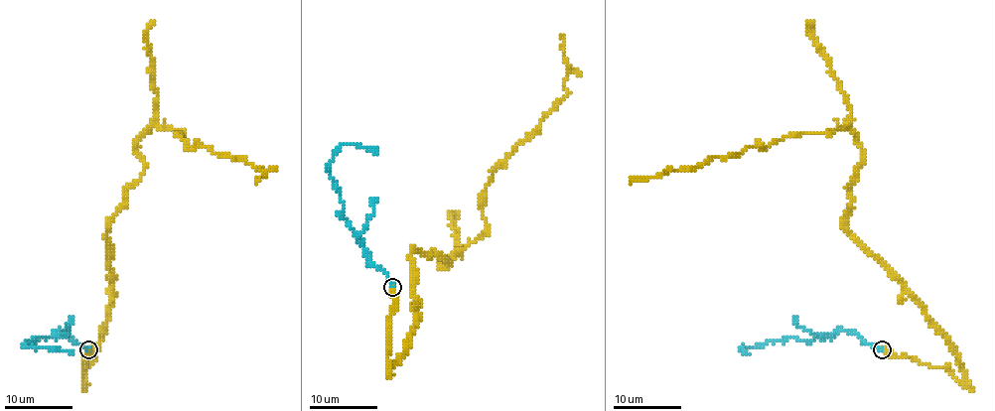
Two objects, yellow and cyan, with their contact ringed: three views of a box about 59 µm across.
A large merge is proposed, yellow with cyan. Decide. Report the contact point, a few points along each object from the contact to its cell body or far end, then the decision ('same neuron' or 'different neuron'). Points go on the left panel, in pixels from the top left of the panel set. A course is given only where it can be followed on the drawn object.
at (88, 349); yellow runs (88, 349), (83, 387), (138, 141), (184, 132), (262, 168), (255, 183); cyan runs (88, 349), (65, 333), (57, 331), (50, 338), (35, 338), (24, 342), (38, 347), (67, 349), (73, 354); same neuron

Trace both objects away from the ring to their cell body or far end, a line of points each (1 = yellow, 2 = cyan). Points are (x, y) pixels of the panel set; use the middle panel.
1: (393, 287), (388, 372), (415, 323), (413, 251), (448, 265), (478, 239), (494, 170), (566, 93), (559, 34)
2: (393, 287), (369, 260), (360, 238), (344, 215), (339, 189), (329, 172), (329, 162), (342, 143), (377, 153)

